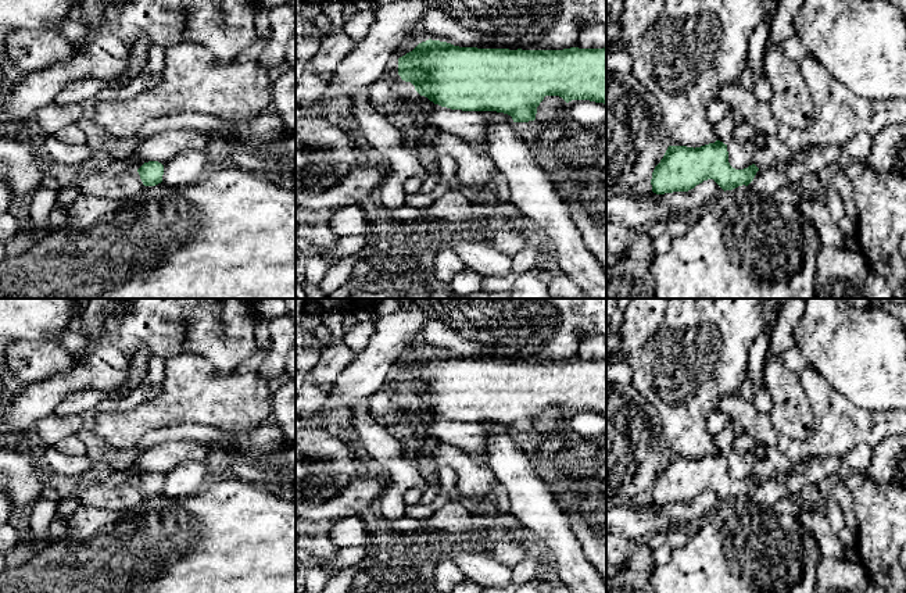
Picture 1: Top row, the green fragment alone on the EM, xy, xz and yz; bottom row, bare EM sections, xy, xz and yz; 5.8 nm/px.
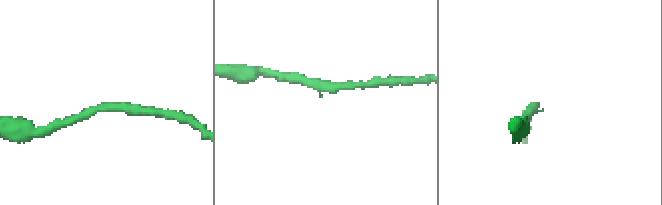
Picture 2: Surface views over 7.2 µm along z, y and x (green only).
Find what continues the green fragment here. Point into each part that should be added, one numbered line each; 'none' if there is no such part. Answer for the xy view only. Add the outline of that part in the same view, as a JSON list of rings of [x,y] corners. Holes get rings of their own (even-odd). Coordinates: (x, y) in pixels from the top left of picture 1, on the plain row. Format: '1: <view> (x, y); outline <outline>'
none

